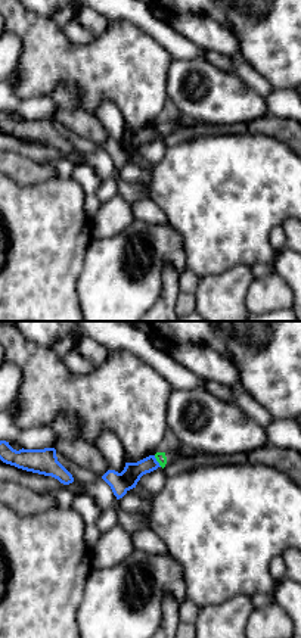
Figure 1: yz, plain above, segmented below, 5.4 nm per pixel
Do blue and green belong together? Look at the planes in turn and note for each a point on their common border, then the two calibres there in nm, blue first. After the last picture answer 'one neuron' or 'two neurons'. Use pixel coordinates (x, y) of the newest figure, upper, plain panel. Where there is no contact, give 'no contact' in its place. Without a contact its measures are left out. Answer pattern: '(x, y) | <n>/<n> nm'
(157, 131) | 110/60 nm

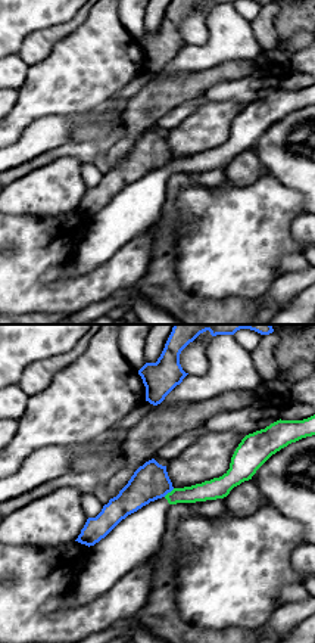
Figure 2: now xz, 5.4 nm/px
(168, 161) | 200/110 nm

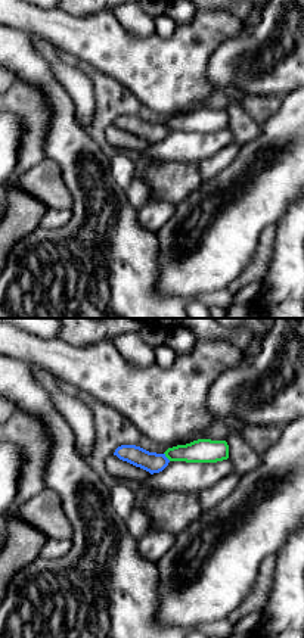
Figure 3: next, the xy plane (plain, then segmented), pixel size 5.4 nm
(166, 127) | 110/130 nm

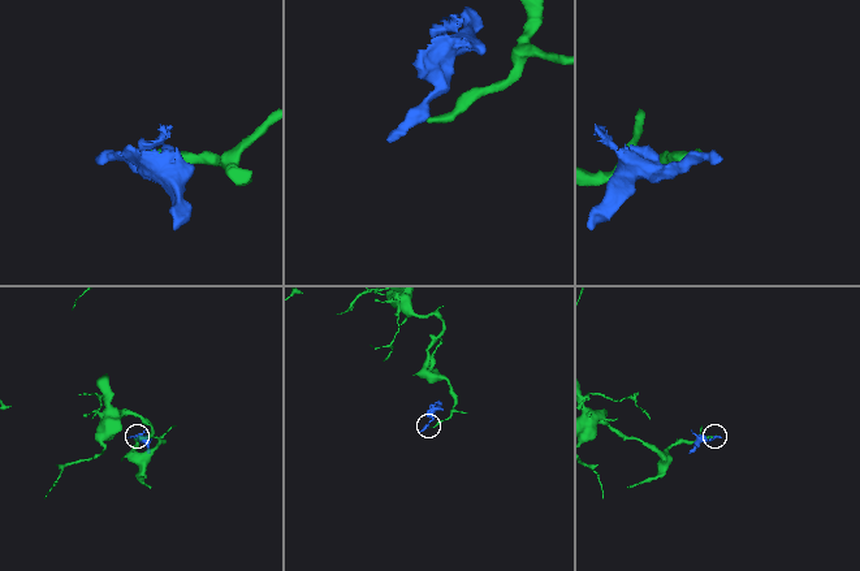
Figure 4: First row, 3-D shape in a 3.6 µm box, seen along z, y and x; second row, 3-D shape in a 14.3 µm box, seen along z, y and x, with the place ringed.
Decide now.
two neurons

